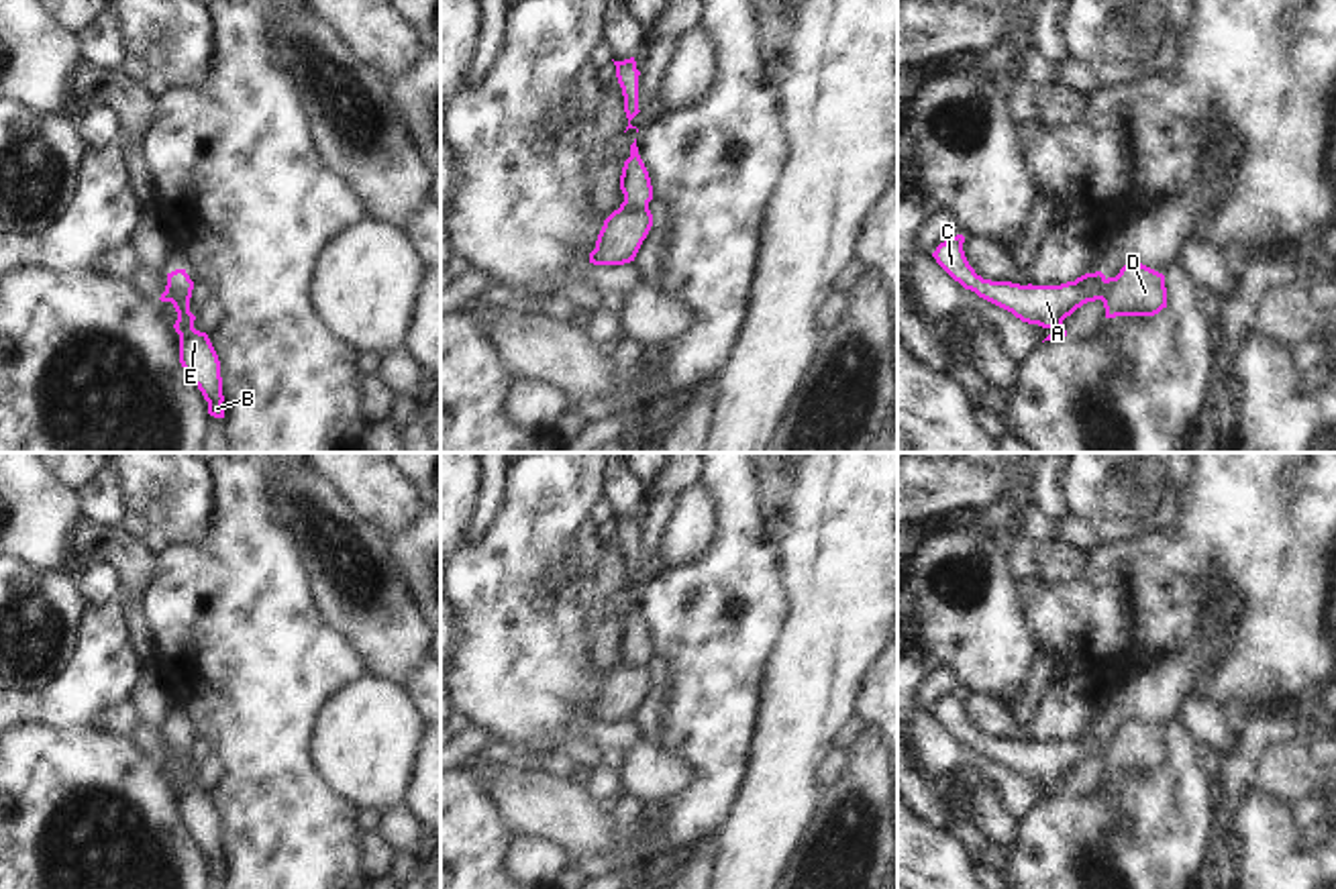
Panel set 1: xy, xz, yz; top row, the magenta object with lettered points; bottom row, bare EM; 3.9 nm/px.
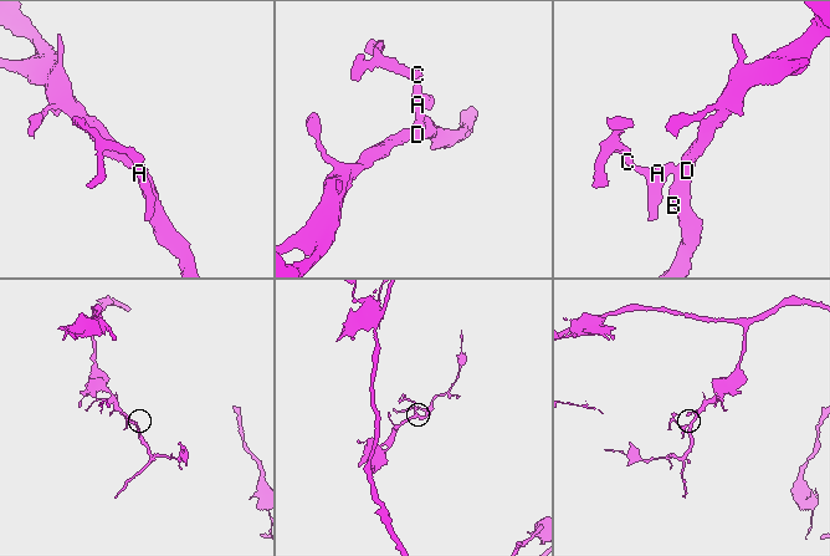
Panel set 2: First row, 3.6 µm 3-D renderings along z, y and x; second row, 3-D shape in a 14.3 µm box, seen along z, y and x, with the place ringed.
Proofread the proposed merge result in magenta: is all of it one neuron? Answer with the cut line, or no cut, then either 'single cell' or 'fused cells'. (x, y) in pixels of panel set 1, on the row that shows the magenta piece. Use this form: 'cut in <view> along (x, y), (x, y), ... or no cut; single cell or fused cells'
cut in xy along (168, 282), (180, 300), (188, 298); fused cells

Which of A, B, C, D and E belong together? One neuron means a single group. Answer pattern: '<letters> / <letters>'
A C / B D E

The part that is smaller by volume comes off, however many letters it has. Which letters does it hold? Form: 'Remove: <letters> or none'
Remove: A, C

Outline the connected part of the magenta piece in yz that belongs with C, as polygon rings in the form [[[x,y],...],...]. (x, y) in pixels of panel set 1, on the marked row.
[[[957,234],[940,243],[932,257],[965,290],[1012,312],[1028,324],[1050,328],[1044,341],[1067,336],[1063,320],[1087,302],[1101,300],[1106,275],[1101,271],[1085,273],[1075,281],[1061,285],[1020,285],[1012,281],[983,279],[969,265],[963,251],[965,237]]]

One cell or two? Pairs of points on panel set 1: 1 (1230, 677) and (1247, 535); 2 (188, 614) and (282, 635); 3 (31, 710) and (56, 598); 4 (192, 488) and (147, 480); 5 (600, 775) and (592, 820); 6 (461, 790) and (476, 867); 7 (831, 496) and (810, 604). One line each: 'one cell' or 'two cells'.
1: one cell
2: one cell
3: two cells
4: one cell
5: two cells
6: one cell
7: one cell

